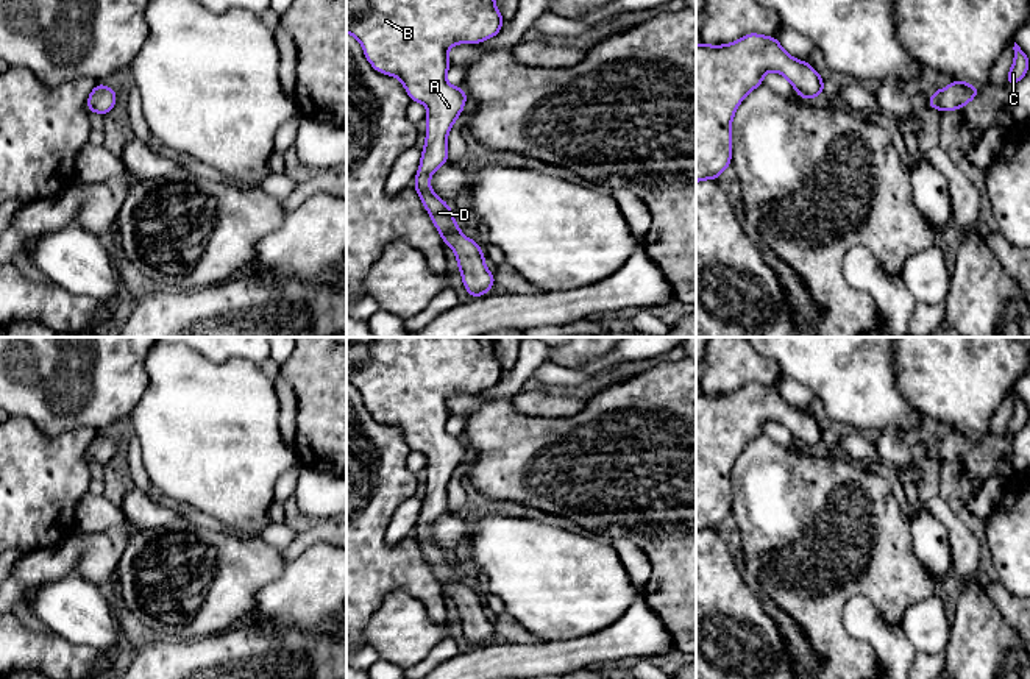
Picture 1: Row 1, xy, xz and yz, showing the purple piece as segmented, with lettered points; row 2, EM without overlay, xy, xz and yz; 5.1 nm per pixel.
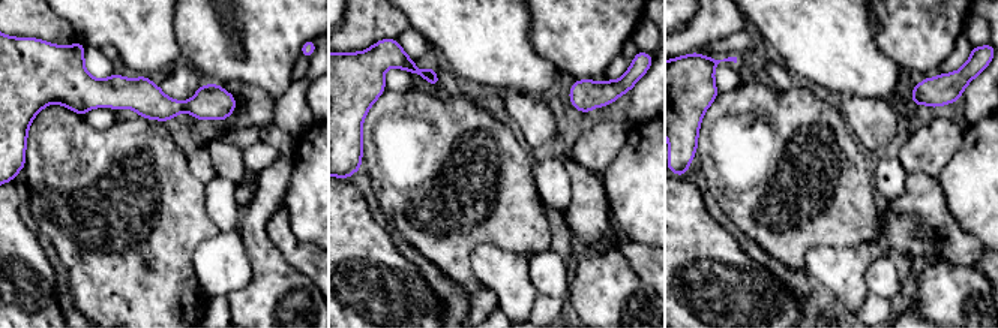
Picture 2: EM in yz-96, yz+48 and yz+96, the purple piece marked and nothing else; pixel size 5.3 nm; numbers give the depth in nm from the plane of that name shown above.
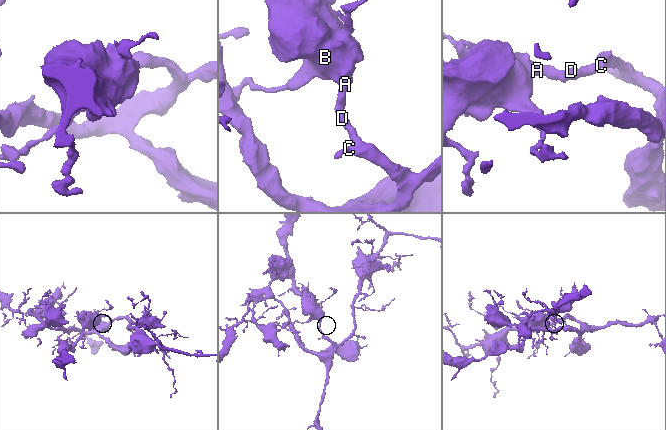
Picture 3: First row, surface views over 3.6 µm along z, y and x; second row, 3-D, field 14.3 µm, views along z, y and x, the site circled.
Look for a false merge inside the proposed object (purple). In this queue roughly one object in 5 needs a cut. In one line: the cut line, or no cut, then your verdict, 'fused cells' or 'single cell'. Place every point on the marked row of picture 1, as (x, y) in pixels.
no cut | single cell

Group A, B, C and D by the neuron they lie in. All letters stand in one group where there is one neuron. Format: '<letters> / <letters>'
A B C D

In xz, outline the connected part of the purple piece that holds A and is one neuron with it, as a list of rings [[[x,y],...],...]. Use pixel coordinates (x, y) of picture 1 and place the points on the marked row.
[[[346,0],[346,33],[360,42],[371,67],[400,78],[410,100],[428,109],[426,142],[414,187],[445,245],[454,250],[465,290],[473,298],[484,297],[493,287],[495,275],[485,267],[481,245],[460,233],[453,211],[434,194],[429,180],[448,162],[448,133],[467,103],[467,92],[446,81],[451,66],[448,50],[456,44],[479,44],[495,37],[504,22],[495,0]]]

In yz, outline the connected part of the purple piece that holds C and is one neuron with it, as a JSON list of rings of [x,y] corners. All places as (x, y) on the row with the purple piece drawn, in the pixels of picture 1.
[[[1014,42],[1013,50],[1014,50],[1014,62],[1011,69],[1008,70],[1008,80],[1007,80],[1007,84],[1010,84],[1011,87],[1025,76],[1030,67],[1030,61],[1027,55],[1016,42]]]

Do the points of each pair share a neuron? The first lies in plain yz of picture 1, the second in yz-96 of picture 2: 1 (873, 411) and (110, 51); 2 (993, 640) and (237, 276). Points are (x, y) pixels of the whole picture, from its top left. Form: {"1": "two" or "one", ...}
{"1": "two", "2": "two"}

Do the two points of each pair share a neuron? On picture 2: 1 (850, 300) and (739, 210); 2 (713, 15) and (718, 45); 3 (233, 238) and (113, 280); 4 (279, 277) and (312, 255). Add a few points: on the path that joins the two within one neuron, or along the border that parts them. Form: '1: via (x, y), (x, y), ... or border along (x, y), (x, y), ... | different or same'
1: border along (836, 247), (811, 246), (805, 253), (805, 267) | different
2: border along (740, 29), (704, 44), (697, 51) | different
3: border along (219, 231), (194, 253), (200, 286) | different
4: border along (270, 240), (281, 255), (312, 282) | different

